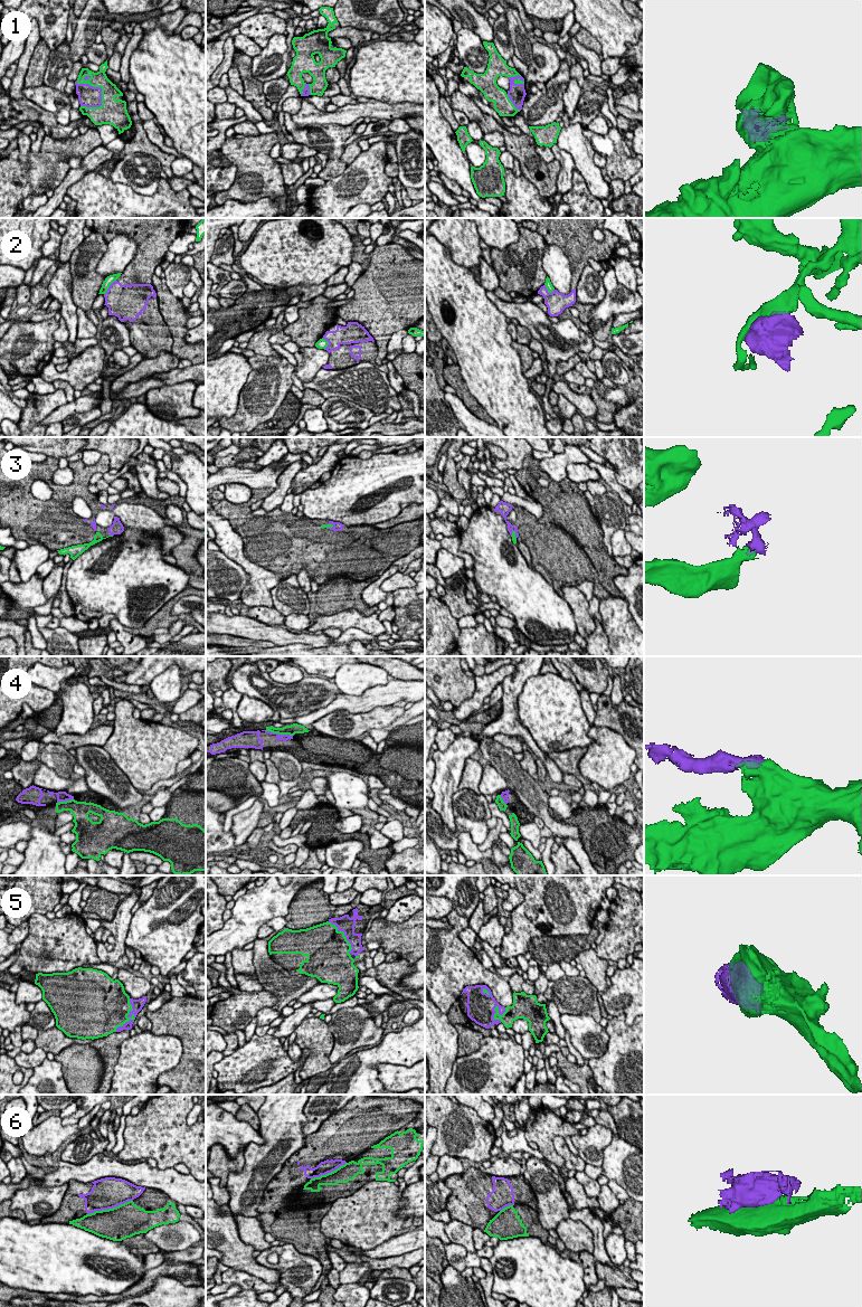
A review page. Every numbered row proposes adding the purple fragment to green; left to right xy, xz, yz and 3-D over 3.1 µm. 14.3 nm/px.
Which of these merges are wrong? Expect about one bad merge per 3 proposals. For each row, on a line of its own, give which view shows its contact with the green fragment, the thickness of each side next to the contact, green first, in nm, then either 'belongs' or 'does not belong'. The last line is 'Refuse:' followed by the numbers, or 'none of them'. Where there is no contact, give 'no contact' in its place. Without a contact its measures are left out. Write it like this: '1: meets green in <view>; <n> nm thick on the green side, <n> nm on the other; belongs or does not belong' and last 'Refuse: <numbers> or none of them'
1: meets green in xy; 240 nm thick on the green side, 300 nm on the other; belongs
2: meets green in xy; 120 nm thick on the green side, 420 nm on the other; does not belong
3: meets green in yz; 60 nm thick on the green side, 100 nm on the other; does not belong
4: meets green in xz; 140 nm thick on the green side, 100 nm on the other; does not belong
5: meets green in xy; 360 nm thick on the green side, 160 nm on the other; belongs
6: meets green in xy; 480 nm thick on the green side, 460 nm on the other; does not belong
Refuse: 2, 3, 4, 6

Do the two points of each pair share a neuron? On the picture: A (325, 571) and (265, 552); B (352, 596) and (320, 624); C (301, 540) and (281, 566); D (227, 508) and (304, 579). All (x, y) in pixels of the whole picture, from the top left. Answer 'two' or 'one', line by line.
A: one
B: two
C: one
D: two

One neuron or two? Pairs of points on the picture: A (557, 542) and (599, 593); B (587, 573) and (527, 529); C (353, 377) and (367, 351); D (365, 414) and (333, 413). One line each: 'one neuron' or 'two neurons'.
A: one neuron
B: one neuron
C: two neurons
D: one neuron

